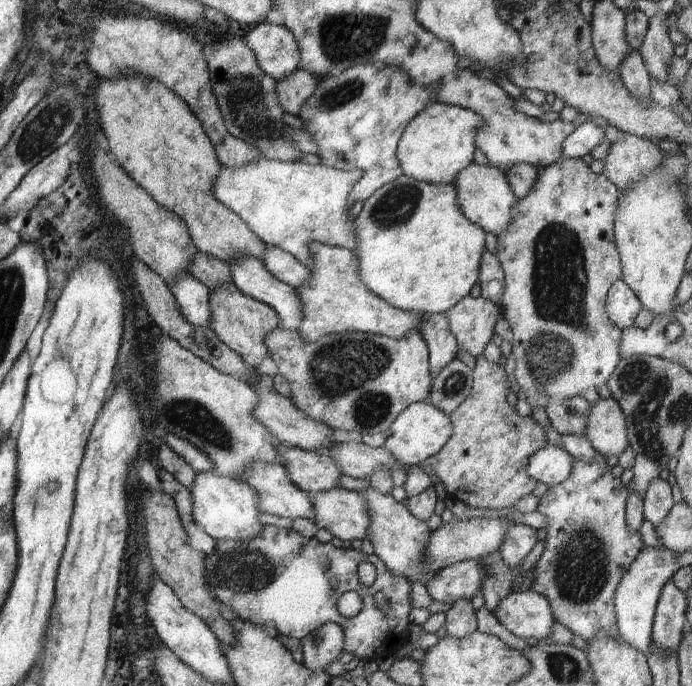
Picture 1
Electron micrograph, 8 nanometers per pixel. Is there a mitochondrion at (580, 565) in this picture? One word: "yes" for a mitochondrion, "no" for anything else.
yes

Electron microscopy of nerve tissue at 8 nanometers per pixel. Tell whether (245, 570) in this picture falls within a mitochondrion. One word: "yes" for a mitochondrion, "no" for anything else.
yes

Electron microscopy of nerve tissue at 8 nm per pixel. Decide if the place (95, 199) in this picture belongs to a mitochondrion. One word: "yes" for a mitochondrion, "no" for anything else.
no

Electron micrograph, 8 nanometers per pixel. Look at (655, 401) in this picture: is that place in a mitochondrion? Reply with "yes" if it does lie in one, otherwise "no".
yes

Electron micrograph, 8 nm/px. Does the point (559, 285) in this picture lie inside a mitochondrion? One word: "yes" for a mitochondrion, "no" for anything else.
yes

